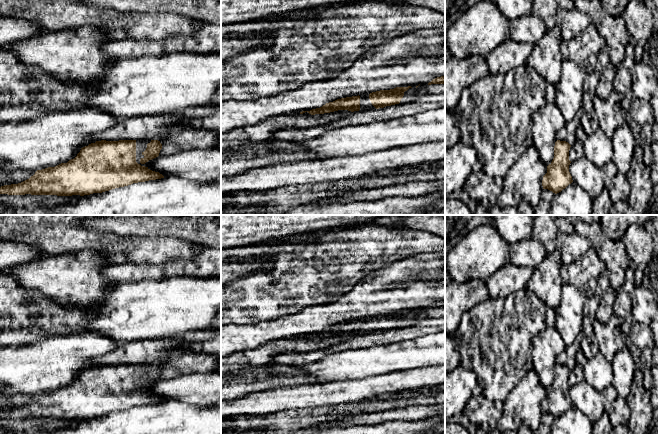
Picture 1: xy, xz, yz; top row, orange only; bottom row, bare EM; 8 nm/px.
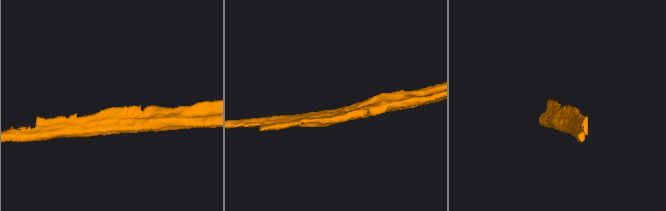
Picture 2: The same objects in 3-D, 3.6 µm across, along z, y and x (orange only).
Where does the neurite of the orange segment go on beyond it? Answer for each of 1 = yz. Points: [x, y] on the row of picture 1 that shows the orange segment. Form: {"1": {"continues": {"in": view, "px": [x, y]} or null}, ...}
{"1": {"continues": null}}

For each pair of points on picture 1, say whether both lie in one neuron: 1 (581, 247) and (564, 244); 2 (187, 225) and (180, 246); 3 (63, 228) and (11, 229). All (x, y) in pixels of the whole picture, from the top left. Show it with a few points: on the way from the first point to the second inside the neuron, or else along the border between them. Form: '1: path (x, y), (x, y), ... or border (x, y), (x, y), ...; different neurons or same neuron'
1: path (577, 246), (568, 244); same neuron
2: border (159, 235), (175, 236), (179, 239), (199, 244); different neurons
3: path (50, 228), (24, 228); same neuron

